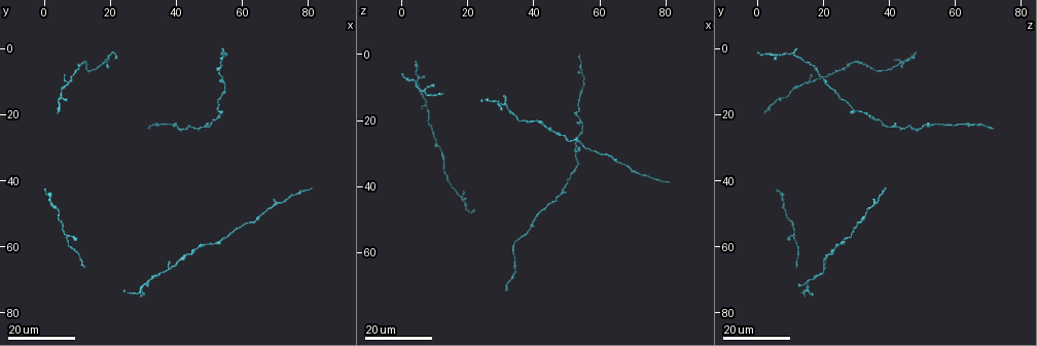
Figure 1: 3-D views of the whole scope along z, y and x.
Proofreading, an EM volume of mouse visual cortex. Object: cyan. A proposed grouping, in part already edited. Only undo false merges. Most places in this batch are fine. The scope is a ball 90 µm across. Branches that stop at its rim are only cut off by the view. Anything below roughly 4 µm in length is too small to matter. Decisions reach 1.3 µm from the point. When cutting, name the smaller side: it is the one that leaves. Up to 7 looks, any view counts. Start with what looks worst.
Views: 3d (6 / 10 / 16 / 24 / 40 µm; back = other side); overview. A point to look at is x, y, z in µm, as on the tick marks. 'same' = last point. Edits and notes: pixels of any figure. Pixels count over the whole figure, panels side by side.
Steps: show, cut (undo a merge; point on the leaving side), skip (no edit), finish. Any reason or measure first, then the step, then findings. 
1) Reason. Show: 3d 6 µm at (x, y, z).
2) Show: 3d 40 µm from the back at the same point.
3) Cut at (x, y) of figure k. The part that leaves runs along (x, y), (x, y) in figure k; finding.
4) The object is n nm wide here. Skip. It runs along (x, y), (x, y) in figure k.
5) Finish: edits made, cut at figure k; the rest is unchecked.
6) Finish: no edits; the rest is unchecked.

Side arm on a straight run. Show: 3d 16 µm at (70.0, 46.5, 35.5).

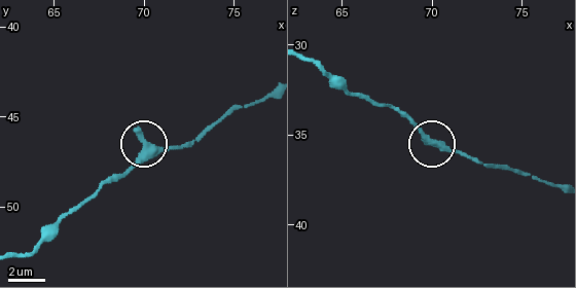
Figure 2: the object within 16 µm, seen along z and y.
Show: 3d 10 µm at (70.8, 46.9, 35.7).

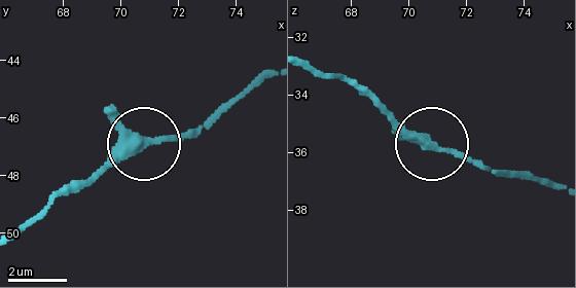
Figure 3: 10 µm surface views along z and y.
3 arms meet here. Skip. One cell here.

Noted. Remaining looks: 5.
Show: 3d 24 µm at (19.0, 3.5, 44.5).

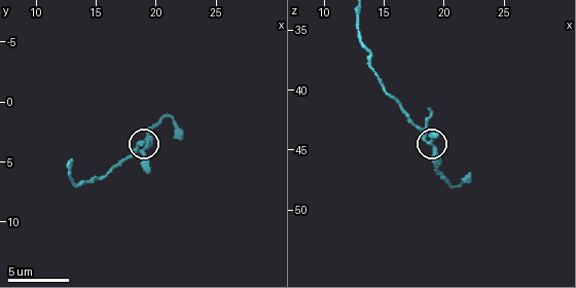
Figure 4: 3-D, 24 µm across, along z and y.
Closer look. Show: 3d 6 µm at (19.4, 3.8, 45.2).

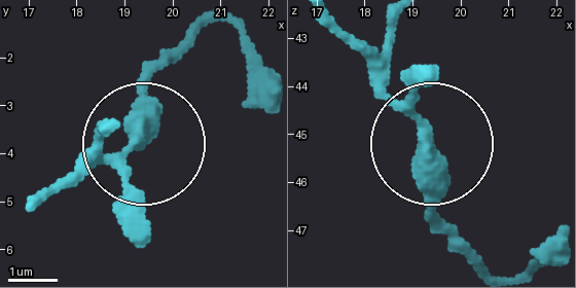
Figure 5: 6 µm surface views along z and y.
Show: 3d 6 µm from the back at (19.20, 3.65, 44.95).

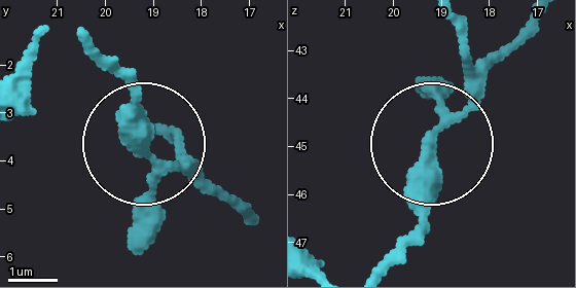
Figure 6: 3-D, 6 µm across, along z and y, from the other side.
Skip. One cell here.

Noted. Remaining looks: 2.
Calibre changes. Show: 3d 16 µm at (53.0, 59.0, 25.5).

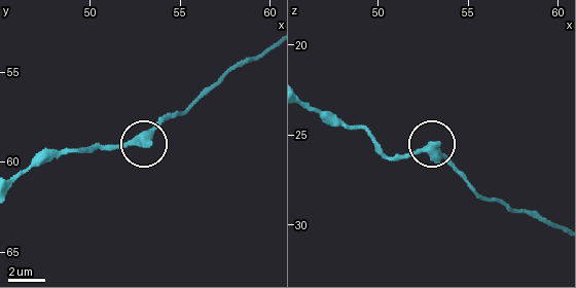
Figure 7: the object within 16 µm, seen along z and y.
Show: 3d 6 µm at (52.5, 58.9, 25.8).

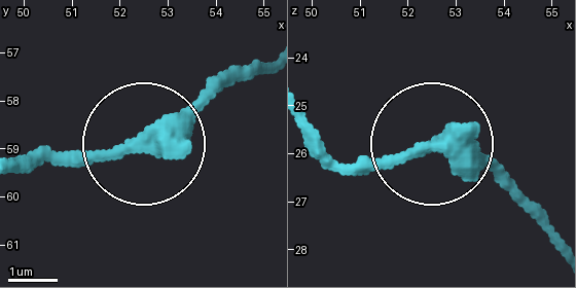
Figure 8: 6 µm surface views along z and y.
3 arms meet here. Skip. Continuous, no second cell.

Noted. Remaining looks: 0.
Finish: no edits; the rest is unchecked.

